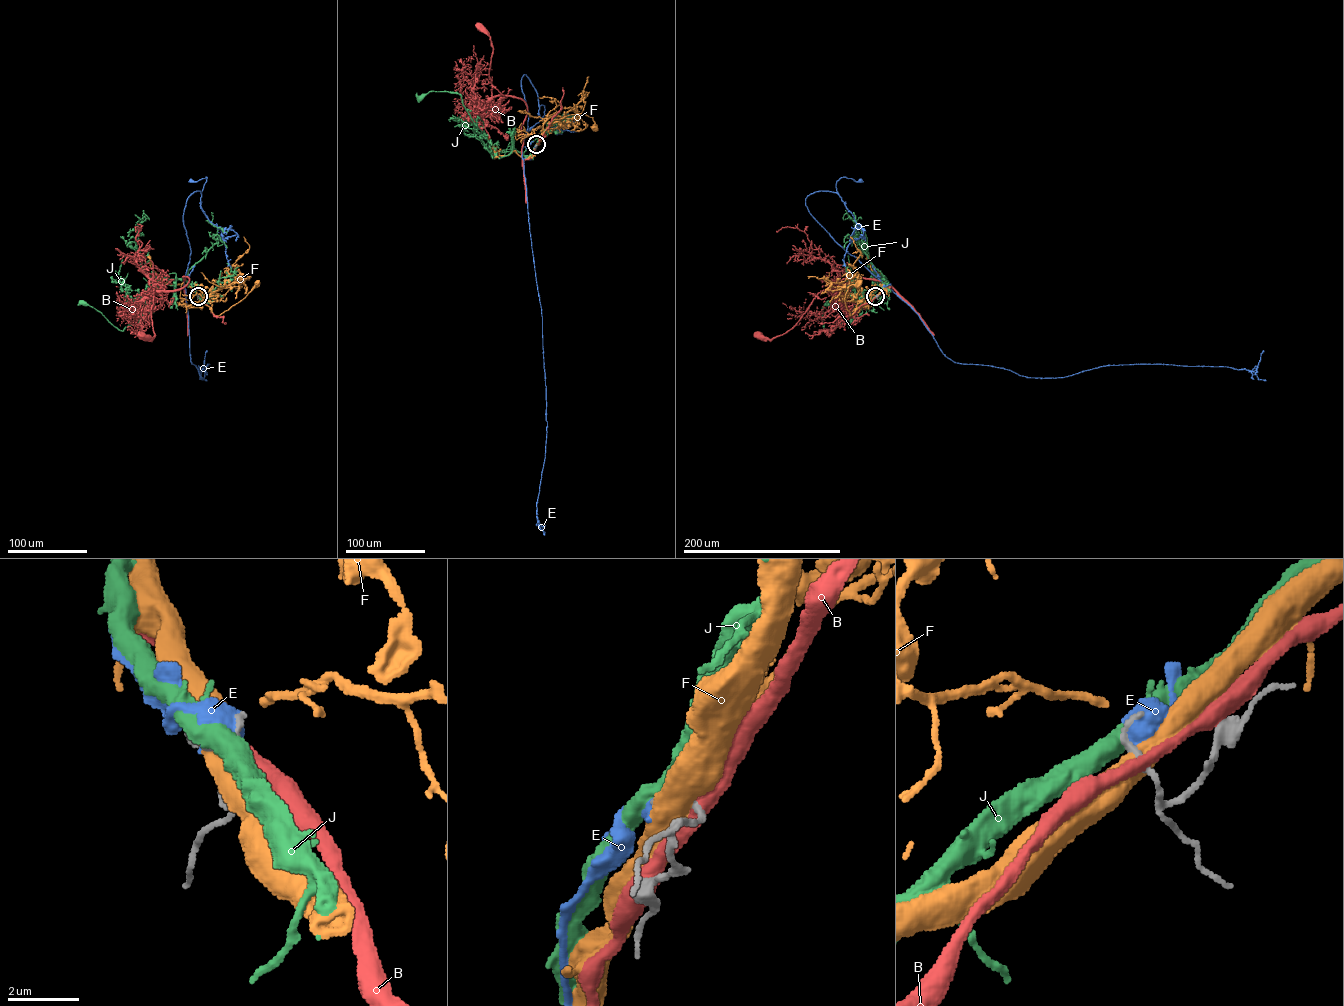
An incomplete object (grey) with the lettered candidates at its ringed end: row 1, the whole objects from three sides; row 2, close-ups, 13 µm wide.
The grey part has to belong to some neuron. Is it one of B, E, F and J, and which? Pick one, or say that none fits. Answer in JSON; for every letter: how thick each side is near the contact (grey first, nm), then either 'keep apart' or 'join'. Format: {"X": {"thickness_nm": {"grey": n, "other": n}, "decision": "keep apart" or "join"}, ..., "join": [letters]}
{"B": {"thickness_nm": {"grey": 140, "other": 400}, "decision": "keep apart"}, "E": {"thickness_nm": {"grey": 260, "other": 480}, "decision": "keep apart"}, "F": {"thickness_nm": {"grey": 190, "other": 550}, "decision": "keep apart"}, "J": {"thickness_nm": {"grey": 260, "other": 500}, "decision": "keep apart"}, "join": []}

